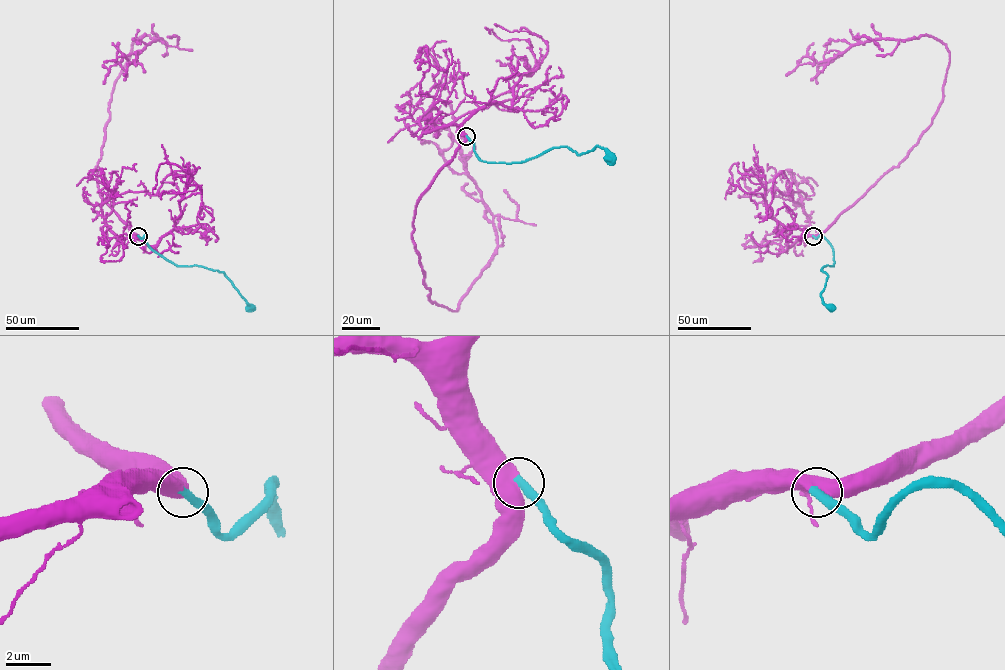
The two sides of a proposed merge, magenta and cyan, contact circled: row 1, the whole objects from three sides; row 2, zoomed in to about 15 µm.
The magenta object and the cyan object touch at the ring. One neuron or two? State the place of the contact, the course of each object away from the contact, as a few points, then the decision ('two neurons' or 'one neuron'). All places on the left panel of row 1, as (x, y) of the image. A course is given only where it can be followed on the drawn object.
place (138, 236); course magenta (138, 236), (101, 195), (96, 167), (131, 45), (143, 35), (162, 39), (132, 62), (103, 62); course cyan (138, 236), (141, 239), (144, 235), (151, 249), (177, 265), (198, 265), (223, 272), (249, 306); one neuron

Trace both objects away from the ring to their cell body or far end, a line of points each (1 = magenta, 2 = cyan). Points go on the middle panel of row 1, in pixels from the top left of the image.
1: (466, 136), (419, 199), (412, 234), (429, 298), (451, 310), (491, 258), (496, 232), (459, 144), (422, 115)
2: (466, 136), (474, 143), (478, 157), (488, 162), (523, 162), (561, 147), (581, 154), (600, 146), (608, 157)

